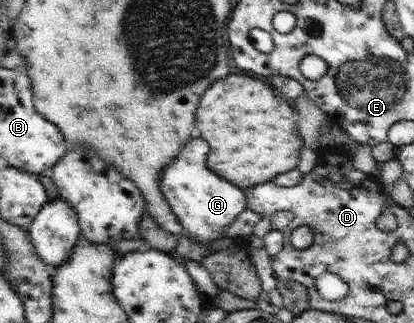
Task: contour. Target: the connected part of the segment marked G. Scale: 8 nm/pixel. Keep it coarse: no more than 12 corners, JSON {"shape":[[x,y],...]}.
{"shape":[[195,137],[159,177],[184,233],[223,238],[244,189],[205,167]]}

